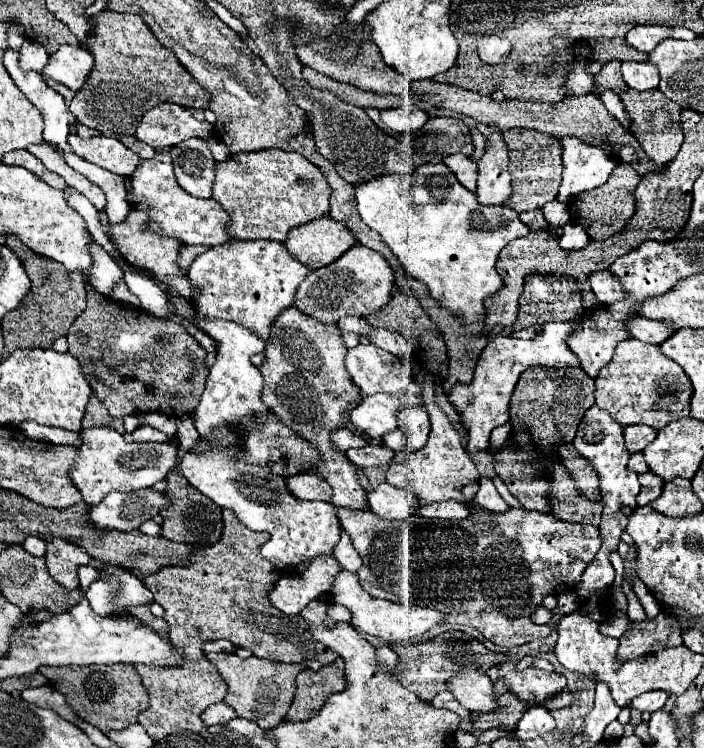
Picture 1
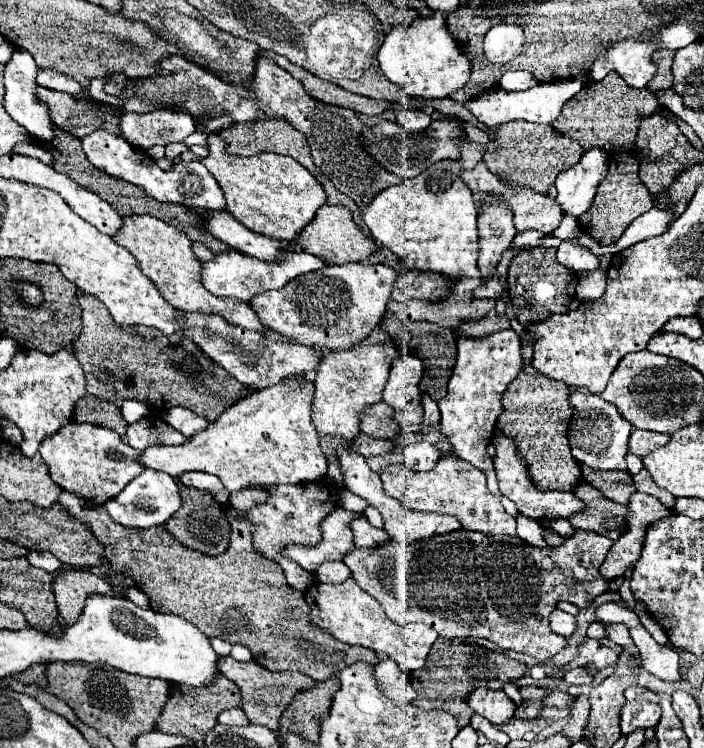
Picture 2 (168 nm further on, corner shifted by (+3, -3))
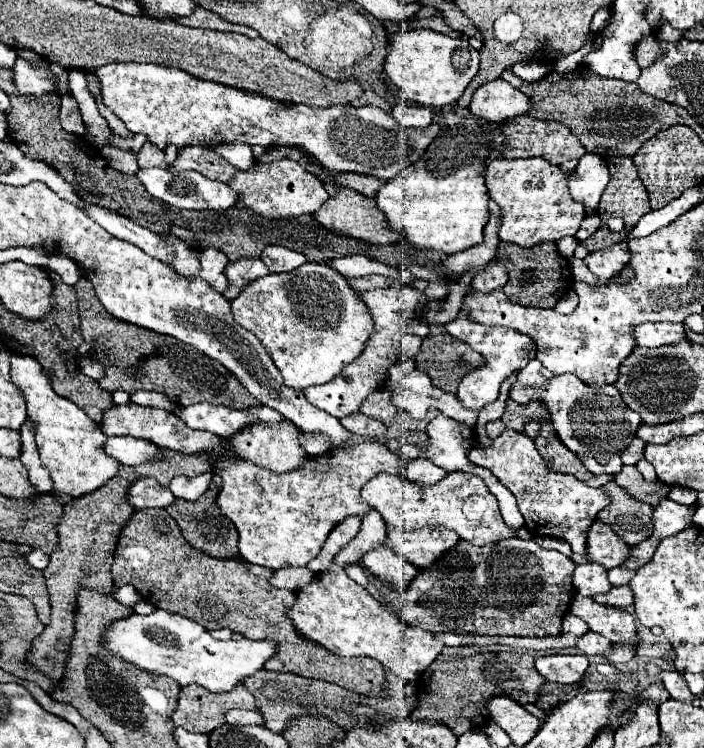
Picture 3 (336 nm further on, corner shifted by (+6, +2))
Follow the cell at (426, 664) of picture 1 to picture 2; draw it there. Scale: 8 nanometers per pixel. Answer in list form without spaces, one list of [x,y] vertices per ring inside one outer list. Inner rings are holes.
[[[462,642],[462,644],[450,644],[440,652],[430,652],[426,666],[422,670],[410,672],[408,676],[410,676],[412,688],[418,694],[416,704],[420,708],[446,710],[452,716],[456,716],[458,726],[464,728],[474,714],[472,708],[466,706],[466,702],[464,702],[464,694],[468,694],[468,690],[476,690],[480,686],[500,690],[506,682],[520,678],[524,672],[526,672],[524,662],[518,662],[506,654],[500,654],[500,652],[492,652],[492,650],[482,648],[478,644]]]

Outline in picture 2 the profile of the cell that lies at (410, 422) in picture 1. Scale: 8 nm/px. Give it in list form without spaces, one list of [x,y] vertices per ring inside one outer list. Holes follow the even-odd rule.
[[[414,442],[404,450],[404,466],[408,470],[432,470],[440,452],[430,442]]]

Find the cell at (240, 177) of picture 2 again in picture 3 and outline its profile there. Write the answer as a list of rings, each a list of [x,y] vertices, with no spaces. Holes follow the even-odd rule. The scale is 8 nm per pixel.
[[[273,161],[269,165],[255,163],[249,171],[237,171],[229,187],[241,193],[241,201],[247,207],[253,207],[255,213],[269,219],[285,219],[315,213],[329,199],[329,193],[323,187],[323,183],[315,175],[309,175],[295,161]]]

